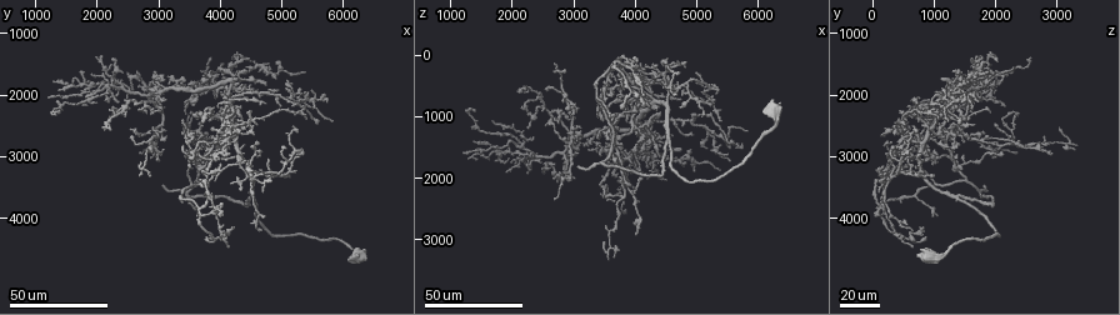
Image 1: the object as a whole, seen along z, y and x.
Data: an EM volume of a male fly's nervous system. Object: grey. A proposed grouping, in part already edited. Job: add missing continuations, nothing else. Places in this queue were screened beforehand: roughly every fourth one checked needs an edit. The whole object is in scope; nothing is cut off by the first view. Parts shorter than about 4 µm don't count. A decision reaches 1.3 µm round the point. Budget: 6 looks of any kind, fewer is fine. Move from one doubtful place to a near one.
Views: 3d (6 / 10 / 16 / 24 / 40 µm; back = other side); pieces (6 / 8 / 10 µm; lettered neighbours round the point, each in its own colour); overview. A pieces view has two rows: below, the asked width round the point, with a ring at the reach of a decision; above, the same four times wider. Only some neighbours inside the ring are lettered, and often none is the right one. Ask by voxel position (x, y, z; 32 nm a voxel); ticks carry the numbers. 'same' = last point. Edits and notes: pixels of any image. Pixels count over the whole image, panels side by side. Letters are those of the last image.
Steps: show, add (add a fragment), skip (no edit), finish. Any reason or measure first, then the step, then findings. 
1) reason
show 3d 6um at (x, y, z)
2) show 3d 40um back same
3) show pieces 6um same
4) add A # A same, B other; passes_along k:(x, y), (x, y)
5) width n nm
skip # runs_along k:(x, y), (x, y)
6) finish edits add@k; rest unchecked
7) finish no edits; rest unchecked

tapers out
show 3d 40um at (1900, 1650, 1900)

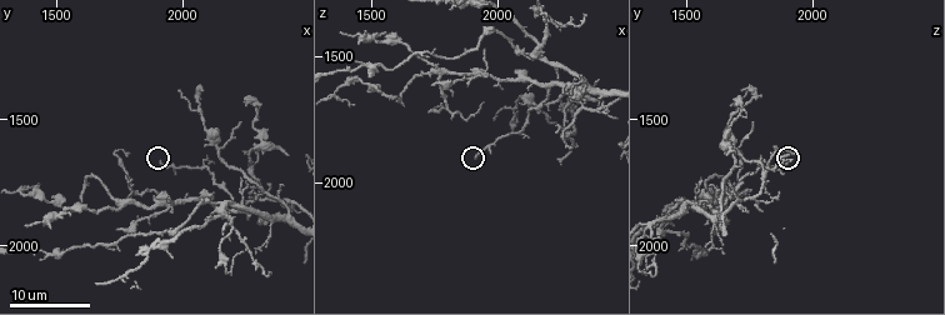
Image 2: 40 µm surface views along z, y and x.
show pieces 6um at (1900, 1660, 1910)

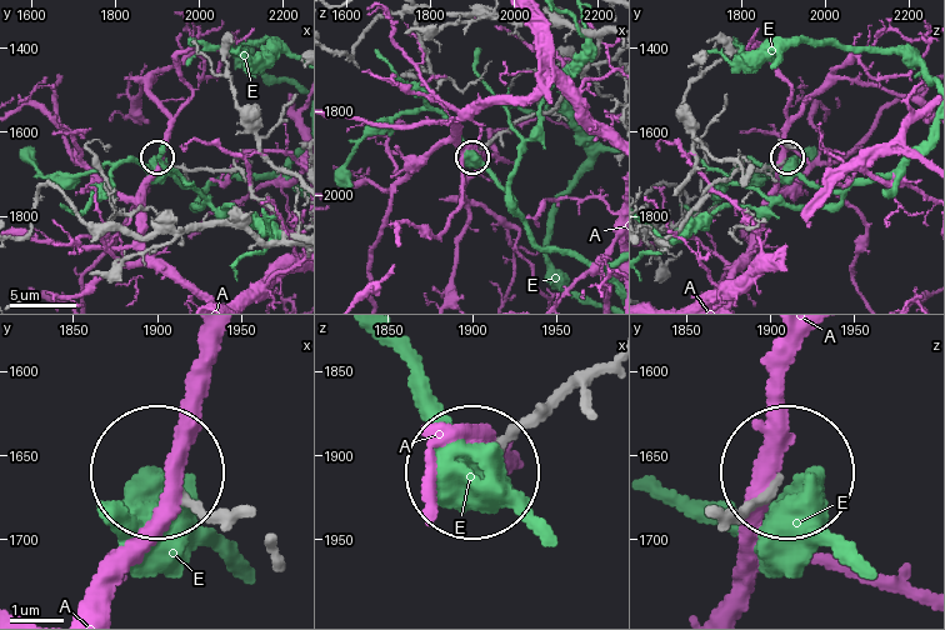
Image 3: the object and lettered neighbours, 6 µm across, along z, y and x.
width 150 nm
skip # A other, E other; no lettered fragment goes on from it

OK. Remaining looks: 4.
free end
show 3d 40um at (3450, 2800, 900)

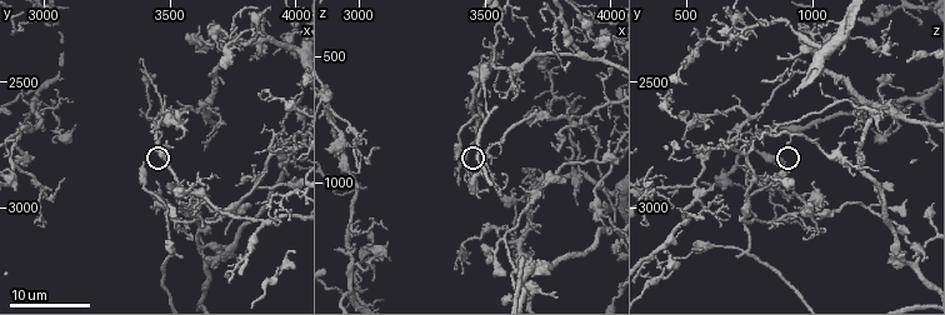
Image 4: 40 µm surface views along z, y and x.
show pieces 8um at (3390, 2820, 890)

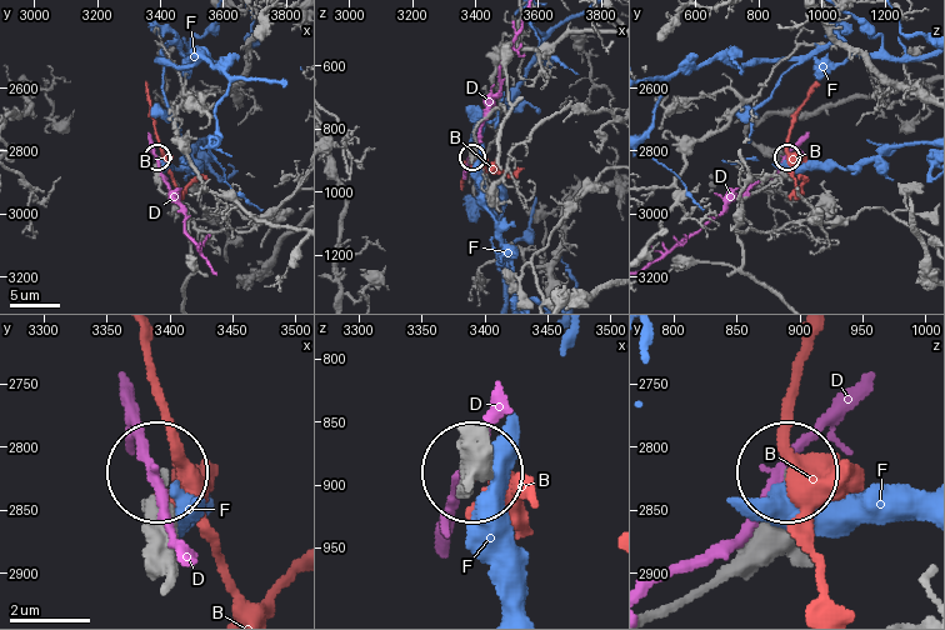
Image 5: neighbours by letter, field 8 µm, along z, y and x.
skip # B other, D other, F other; runs_along 5:(165, 583), (165, 475); no lettered fragment goes on from it

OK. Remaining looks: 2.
free end
show 3d 16um at (3550, 3190, 710)

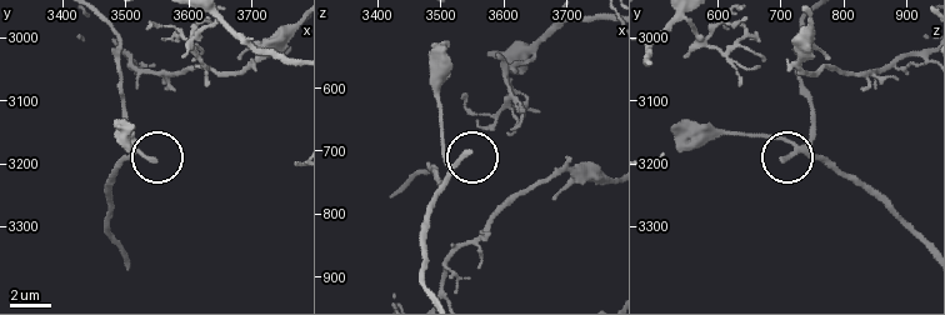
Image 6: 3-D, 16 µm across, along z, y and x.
show pieces 6um at (3540, 3195, 705)

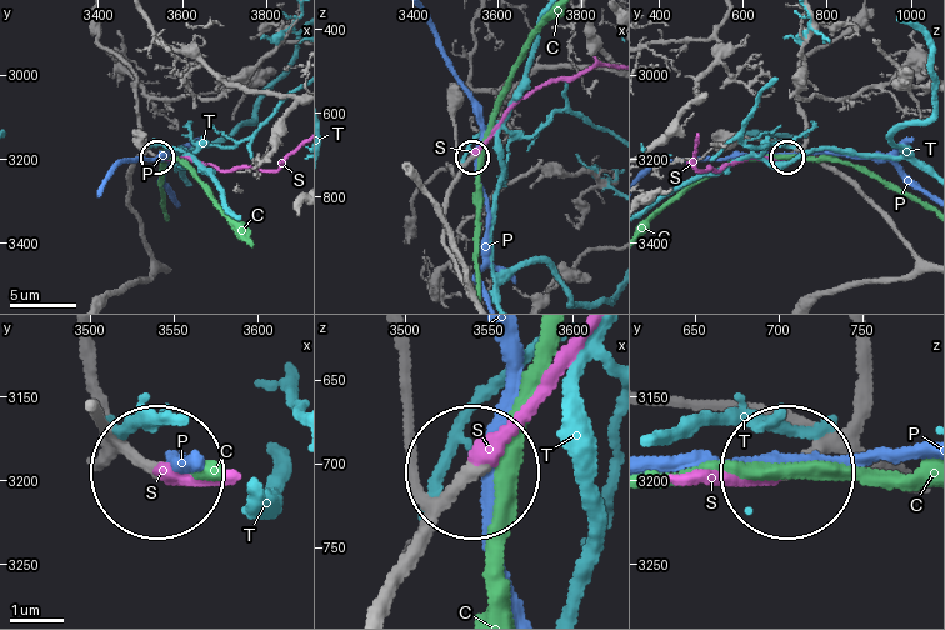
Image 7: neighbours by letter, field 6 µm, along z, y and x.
add S # C other, P other, S same, T other; passes_along 7:(383, 600), (580, 336); it goes on there

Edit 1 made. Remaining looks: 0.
finish edits add@7; rest unchecked

